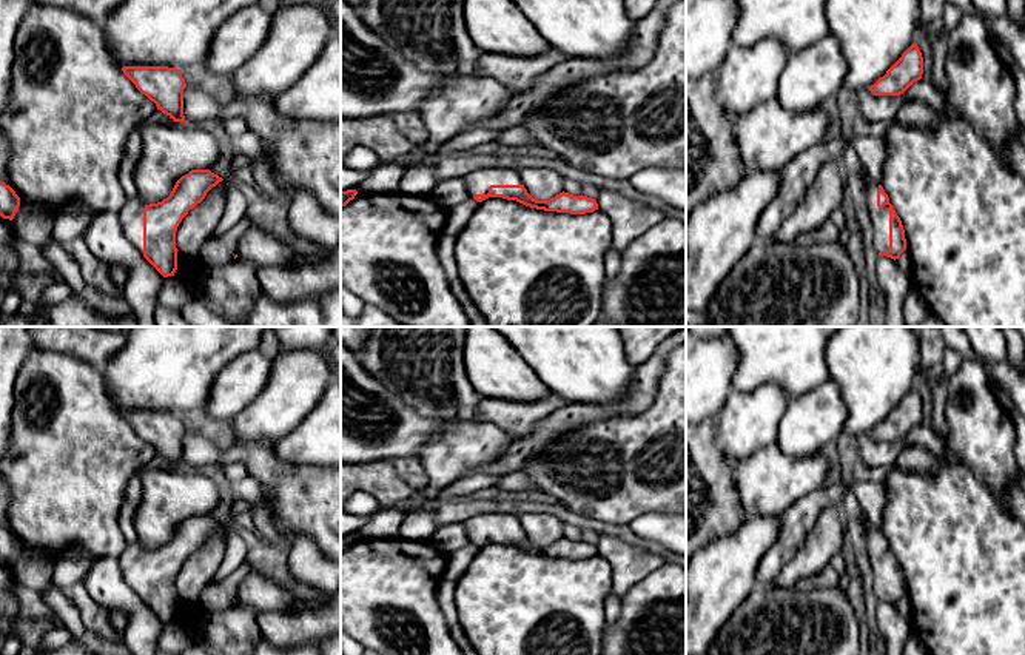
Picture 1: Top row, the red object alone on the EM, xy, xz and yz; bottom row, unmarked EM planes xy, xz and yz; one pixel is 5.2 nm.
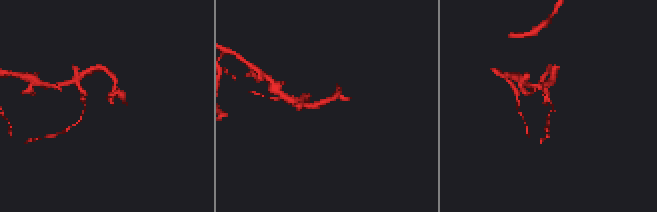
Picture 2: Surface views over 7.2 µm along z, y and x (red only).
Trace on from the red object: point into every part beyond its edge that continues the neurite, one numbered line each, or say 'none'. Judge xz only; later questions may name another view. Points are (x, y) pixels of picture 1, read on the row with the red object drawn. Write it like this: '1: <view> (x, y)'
1: xz (477, 182)

